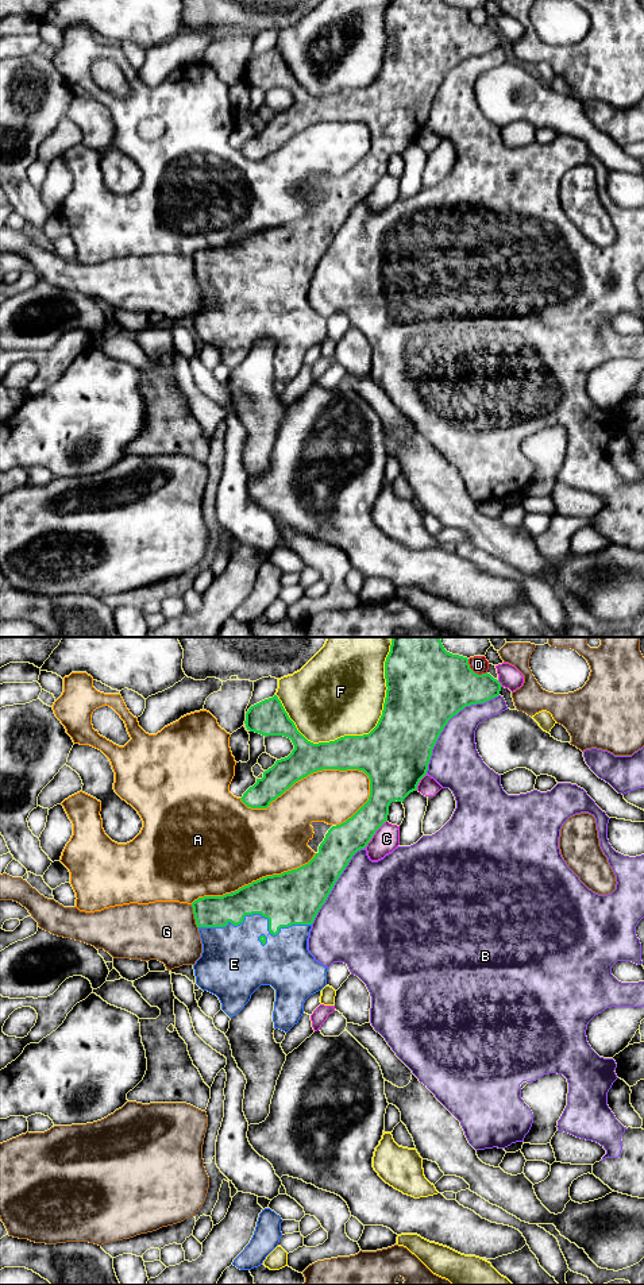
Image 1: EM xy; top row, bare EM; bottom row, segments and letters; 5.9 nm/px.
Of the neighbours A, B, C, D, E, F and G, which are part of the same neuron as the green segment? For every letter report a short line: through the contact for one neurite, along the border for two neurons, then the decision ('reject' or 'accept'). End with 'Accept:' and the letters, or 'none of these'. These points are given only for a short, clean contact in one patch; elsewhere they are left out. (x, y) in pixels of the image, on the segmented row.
A: reject
B: reject
C: reject
D: reject
E: accept
F: reject
G: reject
Accept: E

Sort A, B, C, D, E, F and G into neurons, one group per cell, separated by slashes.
A / B / C / D / E / F / G

